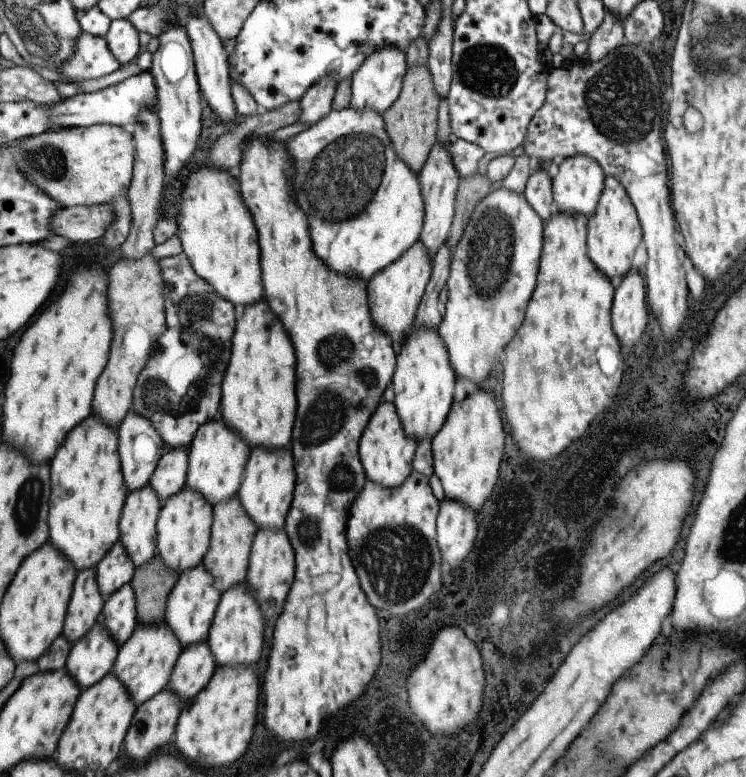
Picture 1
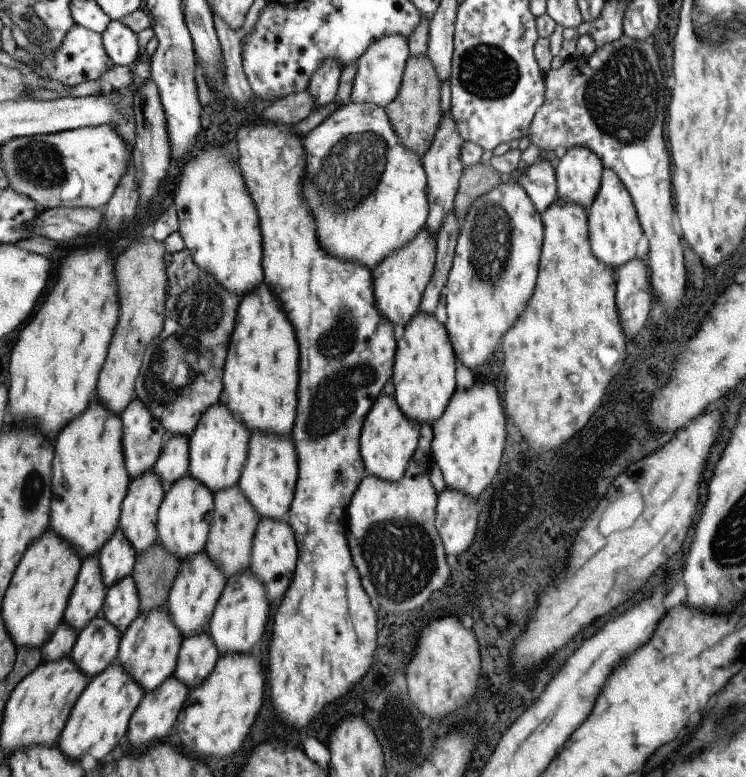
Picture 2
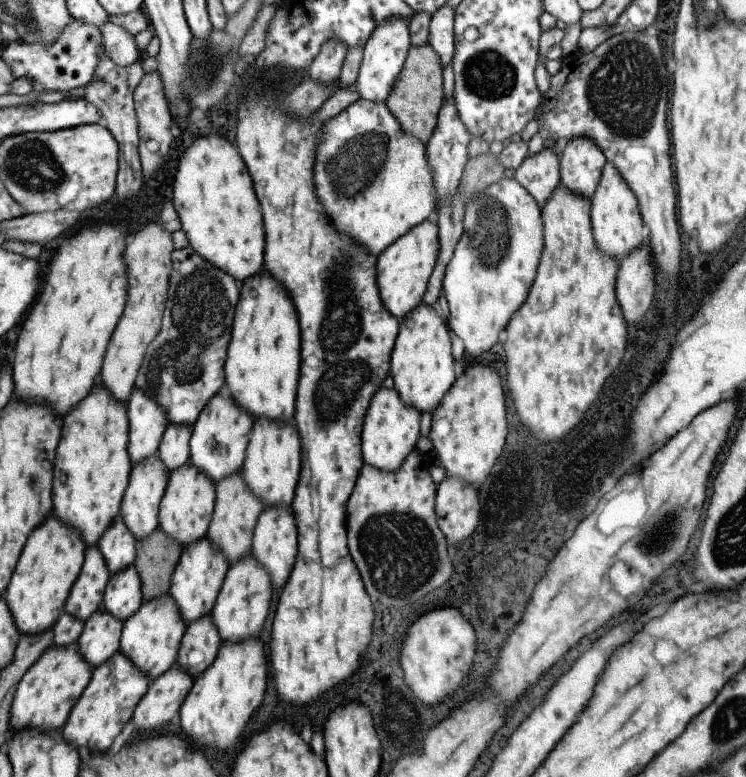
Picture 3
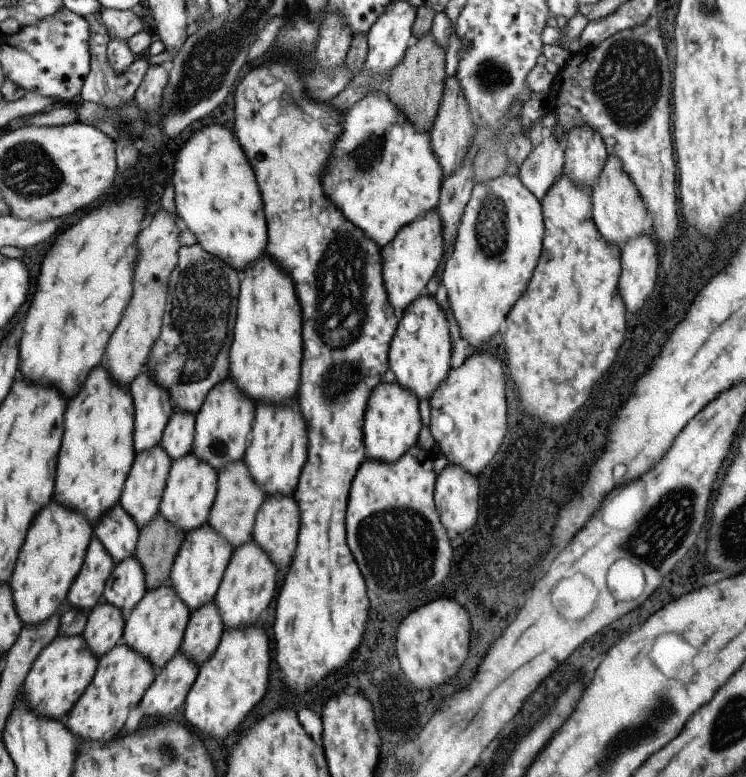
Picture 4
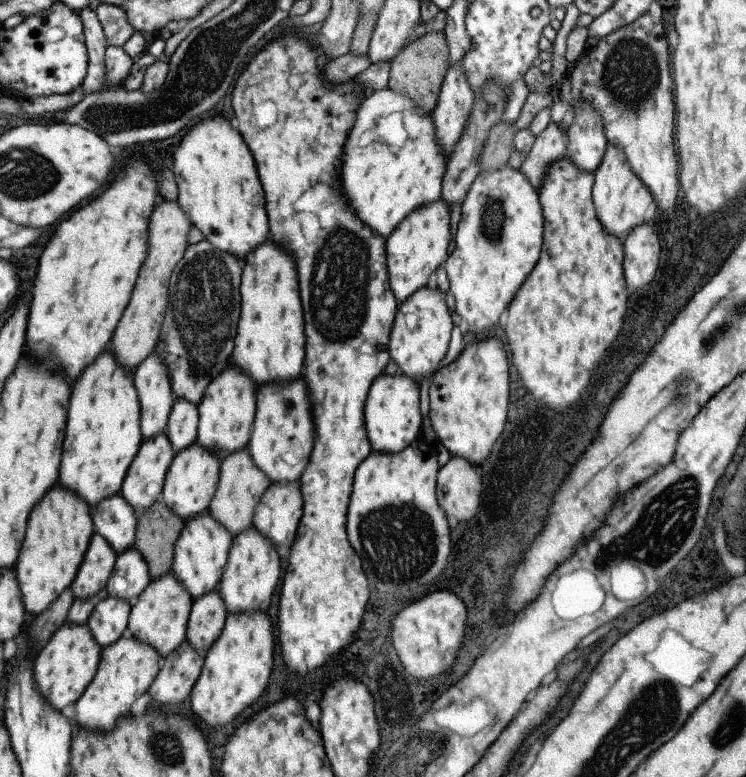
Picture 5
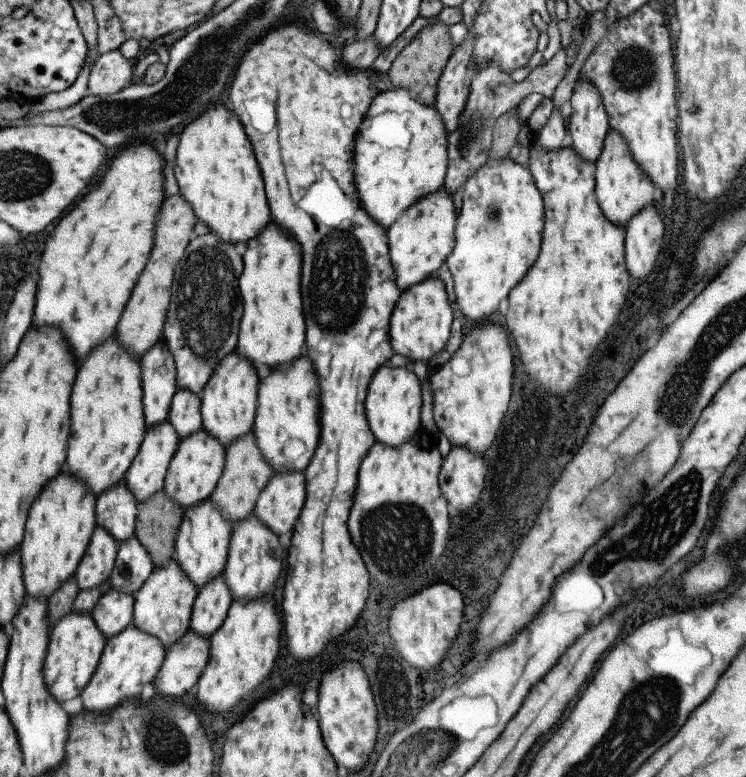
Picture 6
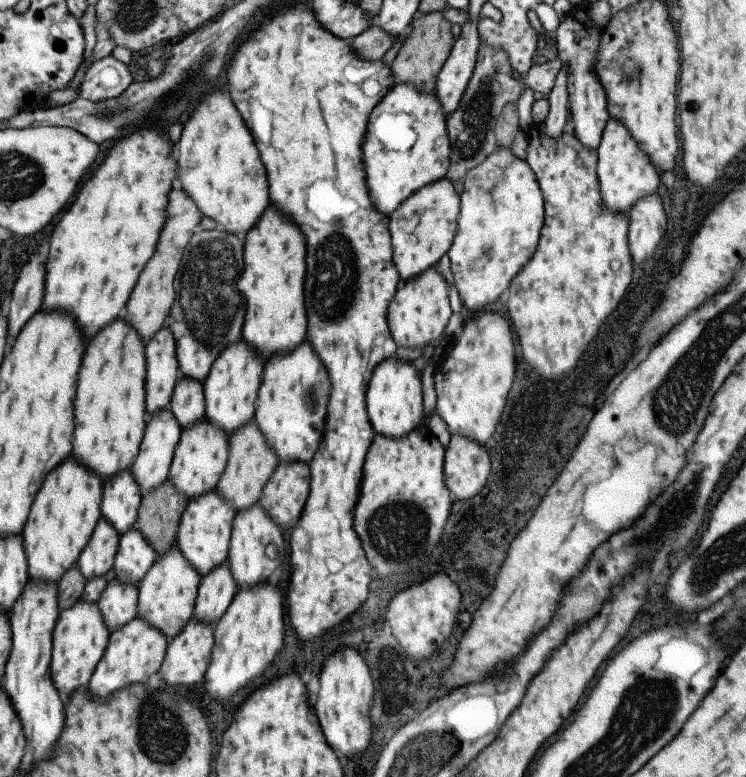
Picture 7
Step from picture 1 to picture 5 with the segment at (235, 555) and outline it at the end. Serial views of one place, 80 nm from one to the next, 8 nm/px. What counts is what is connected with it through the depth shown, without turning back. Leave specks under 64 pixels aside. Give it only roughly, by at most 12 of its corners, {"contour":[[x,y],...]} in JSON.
{"contour":[[246,446],[220,461],[207,510],[235,536],[269,485]]}

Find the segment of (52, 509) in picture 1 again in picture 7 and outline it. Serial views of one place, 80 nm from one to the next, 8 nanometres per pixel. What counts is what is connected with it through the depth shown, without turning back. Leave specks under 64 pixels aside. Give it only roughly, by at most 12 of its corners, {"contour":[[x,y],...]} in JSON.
{"contour":[[121,318],[83,354],[71,454],[101,480],[146,423],[143,342]]}

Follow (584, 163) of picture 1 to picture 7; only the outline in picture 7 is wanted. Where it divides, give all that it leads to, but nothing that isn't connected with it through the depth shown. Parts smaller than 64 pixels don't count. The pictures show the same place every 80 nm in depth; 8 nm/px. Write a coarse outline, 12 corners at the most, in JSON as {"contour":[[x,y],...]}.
{"contour":[[567,14],[554,46],[573,134],[595,151],[609,120],[600,30]]}

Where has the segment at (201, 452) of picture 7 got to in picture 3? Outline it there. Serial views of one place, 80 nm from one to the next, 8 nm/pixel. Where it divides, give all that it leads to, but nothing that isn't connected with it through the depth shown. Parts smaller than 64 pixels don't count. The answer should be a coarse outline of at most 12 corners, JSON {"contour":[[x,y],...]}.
{"contour":[[187,462],[168,473],[158,527],[181,545],[206,536],[214,485]]}

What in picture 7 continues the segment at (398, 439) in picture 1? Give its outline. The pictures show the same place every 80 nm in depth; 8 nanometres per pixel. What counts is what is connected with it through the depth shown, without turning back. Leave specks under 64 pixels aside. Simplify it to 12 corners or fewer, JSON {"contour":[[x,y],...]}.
{"contour":[[394,356],[364,394],[375,433],[398,439],[421,424],[421,379]]}

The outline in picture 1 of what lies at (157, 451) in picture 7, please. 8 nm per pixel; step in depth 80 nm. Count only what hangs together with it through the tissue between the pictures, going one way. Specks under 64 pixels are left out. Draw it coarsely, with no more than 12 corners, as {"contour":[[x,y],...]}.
{"contour":[[151,485],[127,492],[119,542],[138,566],[156,552],[161,502]]}

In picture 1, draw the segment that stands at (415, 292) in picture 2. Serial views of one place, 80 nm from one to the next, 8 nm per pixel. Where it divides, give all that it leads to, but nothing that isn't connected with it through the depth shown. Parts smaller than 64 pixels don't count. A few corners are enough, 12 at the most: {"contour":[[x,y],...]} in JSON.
{"contour":[[418,238],[367,280],[370,319],[394,339],[411,328],[431,261]]}

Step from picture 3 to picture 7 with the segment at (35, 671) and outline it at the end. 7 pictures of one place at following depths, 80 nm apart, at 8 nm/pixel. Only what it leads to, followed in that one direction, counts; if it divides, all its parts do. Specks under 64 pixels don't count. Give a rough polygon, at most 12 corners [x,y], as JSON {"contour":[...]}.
{"contour":[[95,603],[60,610],[49,672],[69,694],[87,686],[109,630]]}

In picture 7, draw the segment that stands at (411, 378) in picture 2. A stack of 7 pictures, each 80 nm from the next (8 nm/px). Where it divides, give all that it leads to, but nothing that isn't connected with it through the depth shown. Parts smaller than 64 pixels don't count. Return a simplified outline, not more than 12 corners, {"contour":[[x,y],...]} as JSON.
{"contour":[[436,266],[401,281],[386,308],[396,346],[439,342],[453,310]]}

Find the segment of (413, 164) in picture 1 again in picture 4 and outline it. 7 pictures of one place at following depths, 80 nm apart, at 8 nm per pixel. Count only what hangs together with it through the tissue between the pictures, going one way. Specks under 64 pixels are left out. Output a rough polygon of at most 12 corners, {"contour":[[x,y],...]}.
{"contour":[[412,40],[387,74],[389,100],[429,132],[442,97],[444,48]]}

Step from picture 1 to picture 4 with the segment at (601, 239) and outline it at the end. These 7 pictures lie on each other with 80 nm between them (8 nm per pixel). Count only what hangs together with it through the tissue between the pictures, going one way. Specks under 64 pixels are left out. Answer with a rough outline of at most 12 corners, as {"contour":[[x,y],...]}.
{"contour":[[615,155],[591,189],[592,219],[617,248],[652,216]]}

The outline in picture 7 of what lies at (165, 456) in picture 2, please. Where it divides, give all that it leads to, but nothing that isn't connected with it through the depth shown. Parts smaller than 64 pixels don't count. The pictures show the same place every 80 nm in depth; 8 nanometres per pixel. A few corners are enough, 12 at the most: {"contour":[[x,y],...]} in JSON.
{"contour":[[179,375],[167,408],[180,428],[204,418],[202,383]]}

